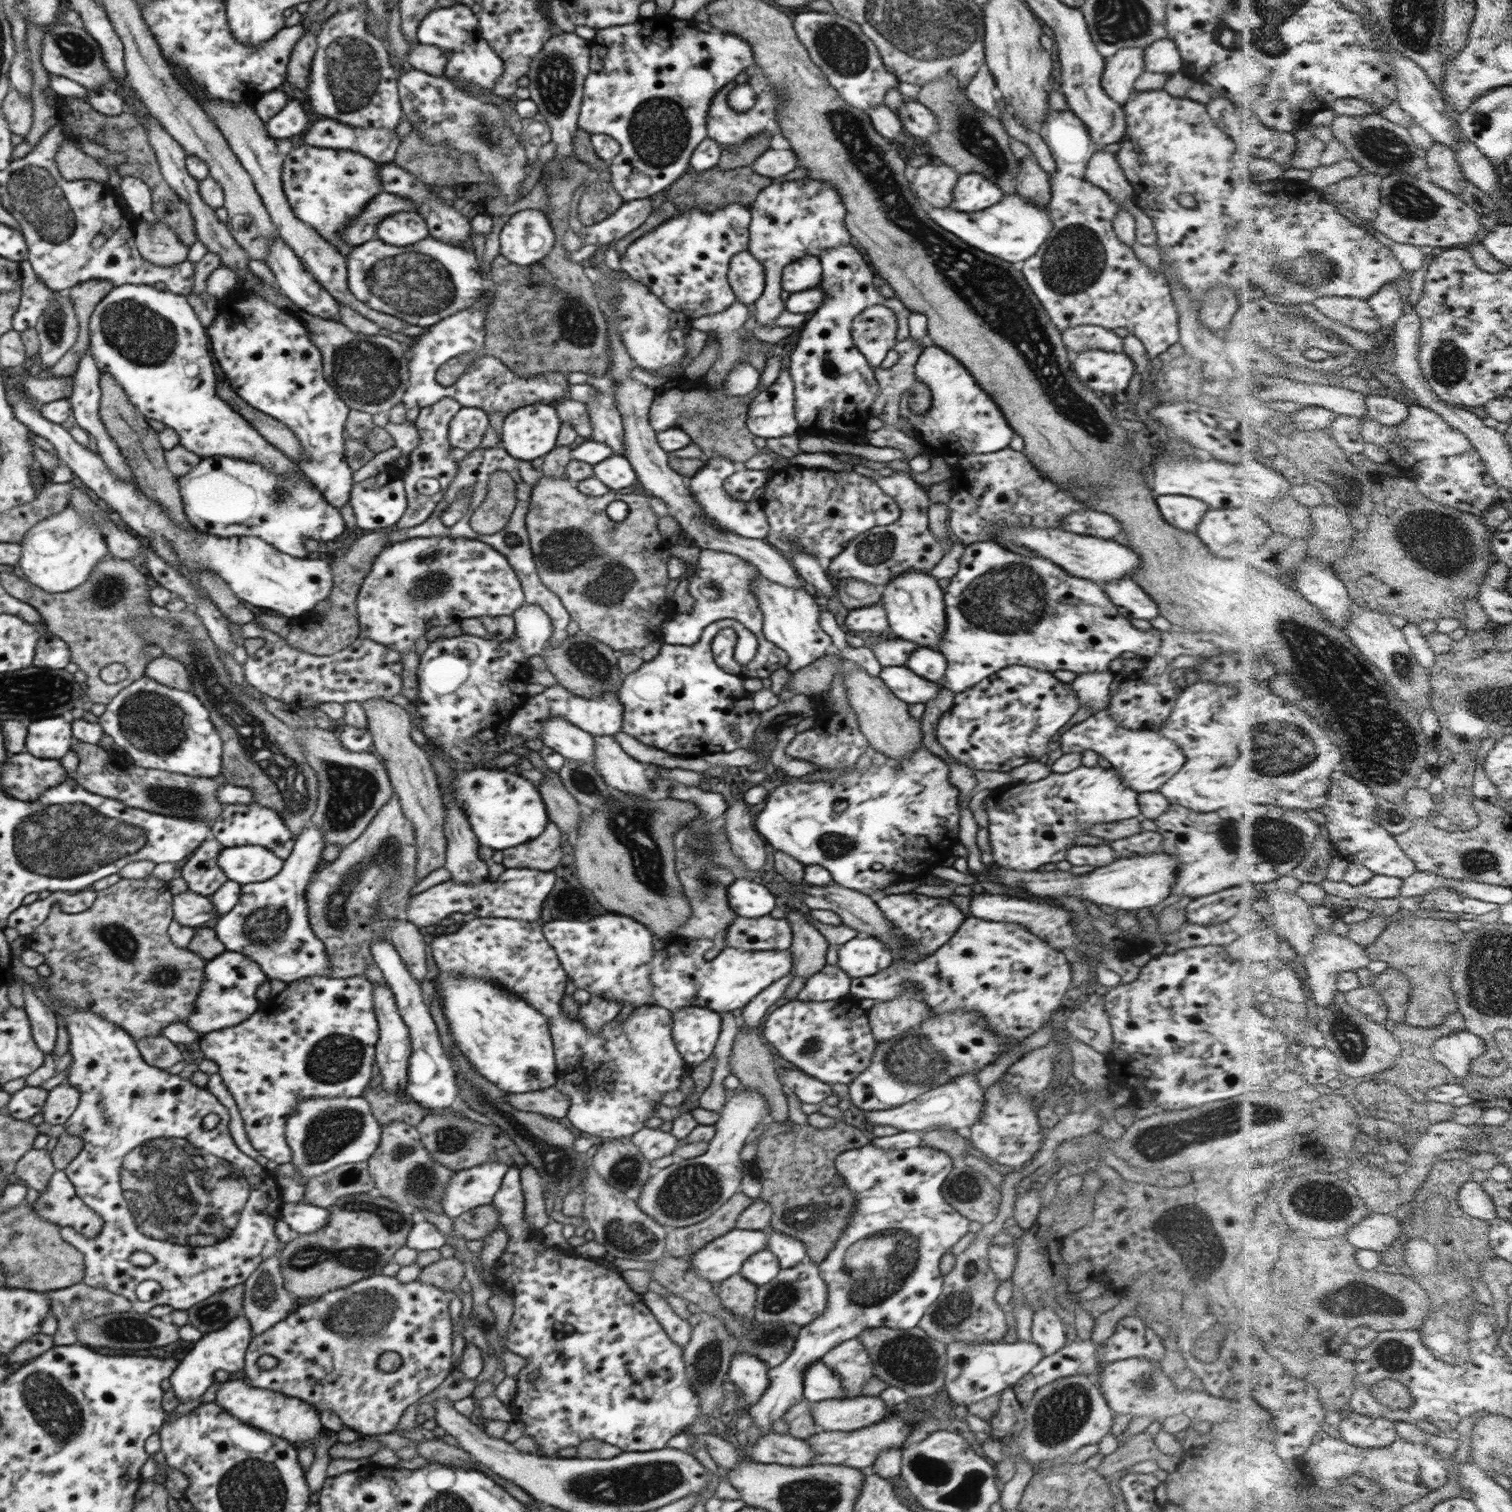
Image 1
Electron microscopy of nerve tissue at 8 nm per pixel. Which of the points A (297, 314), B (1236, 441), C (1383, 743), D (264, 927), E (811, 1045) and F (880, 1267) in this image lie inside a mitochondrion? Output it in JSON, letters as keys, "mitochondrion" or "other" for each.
{"A":"other","B":"other","C":"mitochondrion","D":"mitochondrion","E":"mitochondrion","F":"mitochondrion"}

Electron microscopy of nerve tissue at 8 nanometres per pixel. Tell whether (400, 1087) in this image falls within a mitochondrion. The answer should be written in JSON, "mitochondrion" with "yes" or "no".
{"mitochondrion":"no"}

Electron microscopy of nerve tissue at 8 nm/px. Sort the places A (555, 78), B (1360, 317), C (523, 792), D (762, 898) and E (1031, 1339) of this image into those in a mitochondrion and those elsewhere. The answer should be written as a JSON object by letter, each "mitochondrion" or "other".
{"A":"mitochondrion","B":"other","C":"other","D":"other","E":"other"}

